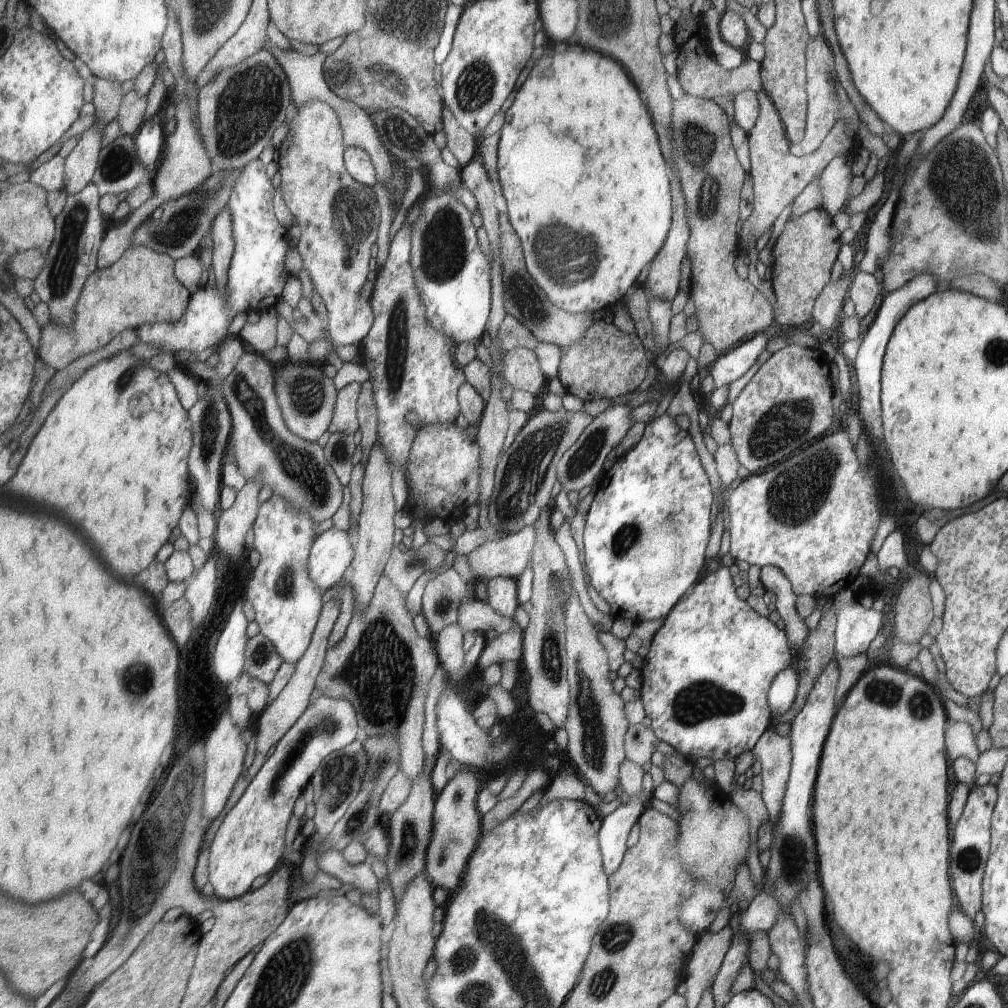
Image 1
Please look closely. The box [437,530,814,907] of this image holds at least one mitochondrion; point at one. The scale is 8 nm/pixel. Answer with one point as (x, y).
(697, 702)

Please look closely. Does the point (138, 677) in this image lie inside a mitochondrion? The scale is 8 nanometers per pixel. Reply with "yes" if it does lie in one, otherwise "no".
yes

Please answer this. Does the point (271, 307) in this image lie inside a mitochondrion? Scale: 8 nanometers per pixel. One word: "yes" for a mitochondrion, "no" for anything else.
no

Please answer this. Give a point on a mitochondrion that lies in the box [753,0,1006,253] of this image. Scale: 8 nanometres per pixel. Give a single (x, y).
(962, 182)

